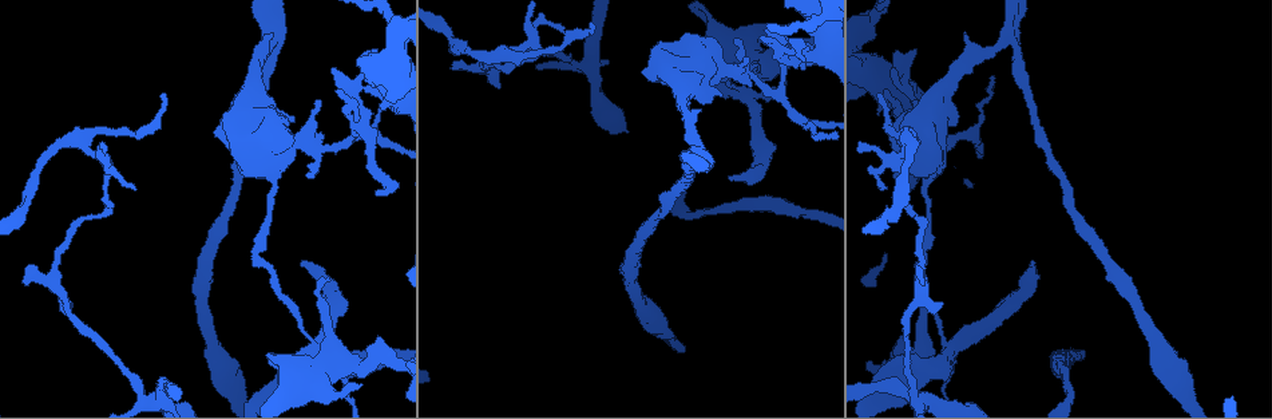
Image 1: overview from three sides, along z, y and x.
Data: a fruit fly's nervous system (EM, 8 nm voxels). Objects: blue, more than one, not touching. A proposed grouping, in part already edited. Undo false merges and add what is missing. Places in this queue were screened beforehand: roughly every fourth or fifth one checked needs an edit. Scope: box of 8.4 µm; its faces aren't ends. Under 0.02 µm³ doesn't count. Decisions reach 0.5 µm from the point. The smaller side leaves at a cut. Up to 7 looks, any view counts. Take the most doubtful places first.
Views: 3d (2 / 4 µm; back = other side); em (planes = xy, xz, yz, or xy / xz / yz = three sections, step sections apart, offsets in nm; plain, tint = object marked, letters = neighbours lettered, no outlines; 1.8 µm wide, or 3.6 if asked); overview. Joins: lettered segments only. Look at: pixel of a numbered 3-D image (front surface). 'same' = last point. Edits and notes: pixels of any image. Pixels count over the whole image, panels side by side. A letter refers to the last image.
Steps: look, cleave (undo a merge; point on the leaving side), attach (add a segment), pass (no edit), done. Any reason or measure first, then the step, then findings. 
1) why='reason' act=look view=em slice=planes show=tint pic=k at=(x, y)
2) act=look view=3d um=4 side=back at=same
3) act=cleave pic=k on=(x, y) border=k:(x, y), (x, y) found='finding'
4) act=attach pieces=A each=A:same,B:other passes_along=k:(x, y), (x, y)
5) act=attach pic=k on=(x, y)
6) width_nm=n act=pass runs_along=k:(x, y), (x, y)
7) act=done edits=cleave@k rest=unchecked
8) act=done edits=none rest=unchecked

why='abrupt turn' act=look view=3d um=4 pic=1 at=(1007, 41)

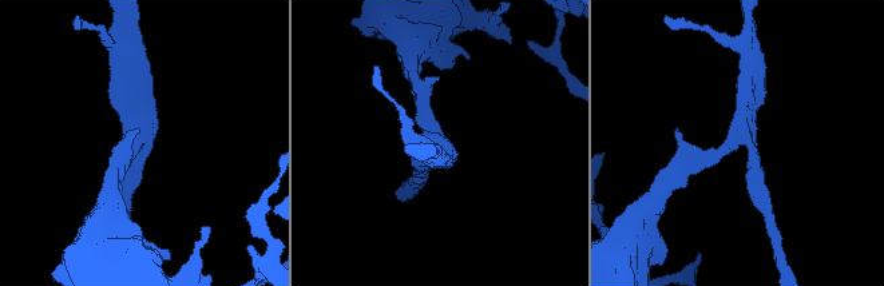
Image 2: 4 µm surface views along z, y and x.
act=look view=em slice=planes show=letters pic=2 at=(138, 143)

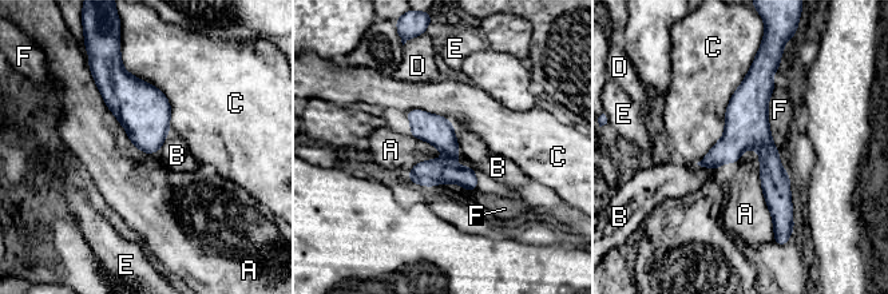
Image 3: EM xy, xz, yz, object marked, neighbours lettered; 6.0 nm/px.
act=pass each=A:other,B:other,C:other,D:other,E:other,F:other runs_along=3:(757, 70), (776, 221) found='one cell here'

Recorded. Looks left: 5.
why='branch stops here' act=look view=3d um=4 pic=1 at=(804, 59)

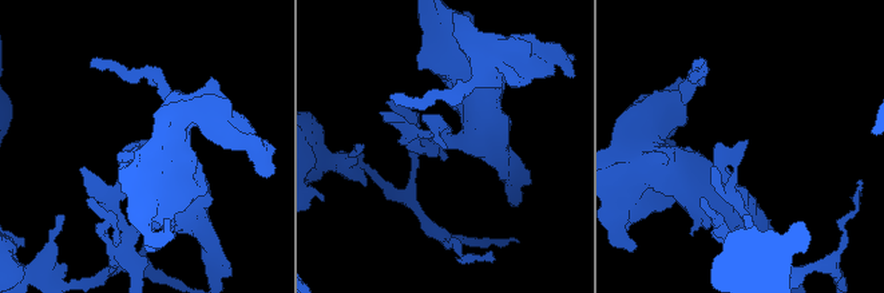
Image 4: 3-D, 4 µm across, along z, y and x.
arm_widths_nm=170,200 why='need the tissue' act=look view=em slice=planes show=letters pic=4 at=(747, 148)

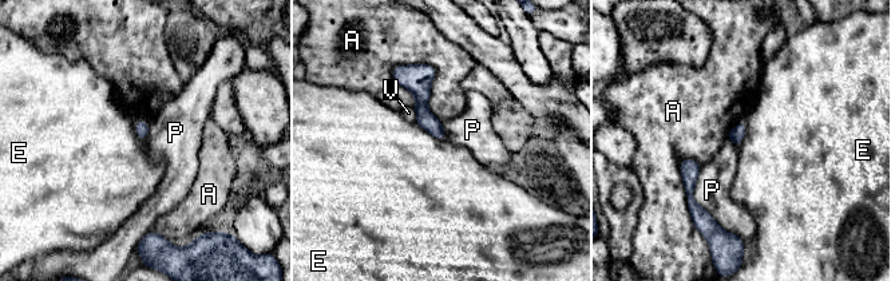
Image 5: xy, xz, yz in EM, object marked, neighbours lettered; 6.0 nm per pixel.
act=pass each=A:other,E:other,P:other,V:other found='no lettered segment goes on from it'

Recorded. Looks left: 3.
why='free end' act=look view=em um=3.6 slice=planes show=letters pic=1 at=(807, 45)

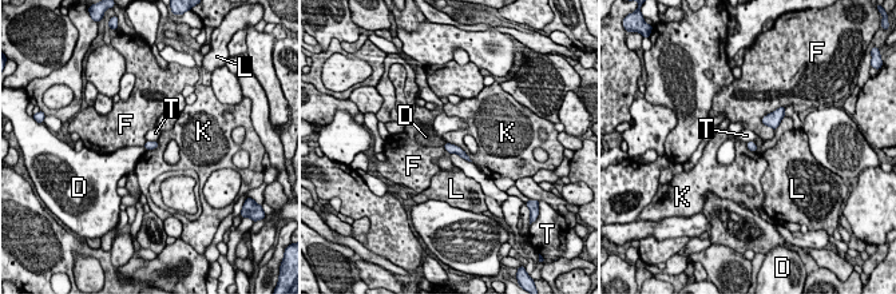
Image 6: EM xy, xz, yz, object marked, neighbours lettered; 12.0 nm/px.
width_nm=90 act=pass each=D:other,F:other,K:other,L:other,T:other border=6:(445, 142), (456, 144), (472, 161) found='no lettered segment goes on from it'

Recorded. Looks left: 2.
act=done edits=none rest=unchecked

